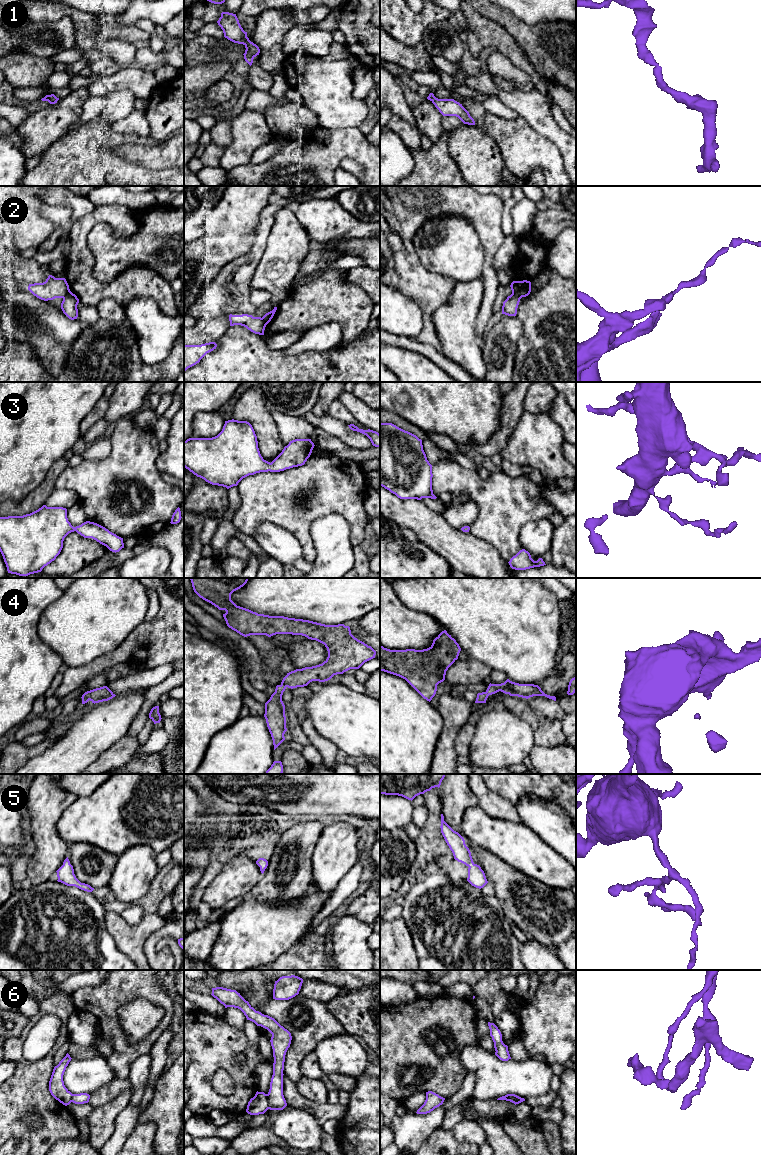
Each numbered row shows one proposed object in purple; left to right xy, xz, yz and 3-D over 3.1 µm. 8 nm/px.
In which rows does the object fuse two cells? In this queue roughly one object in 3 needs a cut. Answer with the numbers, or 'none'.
2, 6

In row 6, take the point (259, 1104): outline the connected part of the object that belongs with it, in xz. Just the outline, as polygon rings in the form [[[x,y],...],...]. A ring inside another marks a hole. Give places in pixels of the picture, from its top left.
[[[256,1092],[250,1099],[246,1112],[250,1115],[264,1114],[269,1109],[268,1096],[264,1092]]]

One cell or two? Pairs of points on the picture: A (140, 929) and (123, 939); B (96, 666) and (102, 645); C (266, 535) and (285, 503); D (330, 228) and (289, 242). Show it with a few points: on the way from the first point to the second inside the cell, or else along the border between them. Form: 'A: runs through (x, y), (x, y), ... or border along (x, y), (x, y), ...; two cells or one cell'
A: runs through (136, 933), (130, 939), (127, 939); one cell
B: border along (119, 645), (115, 649), (77, 666); two cells
C: border along (251, 534), (259, 523), (270, 522), (293, 535); two cells
D: border along (295, 215), (312, 244); two cells

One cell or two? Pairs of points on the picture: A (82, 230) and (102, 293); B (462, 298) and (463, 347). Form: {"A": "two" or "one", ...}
{"A": "one", "B": "one"}

